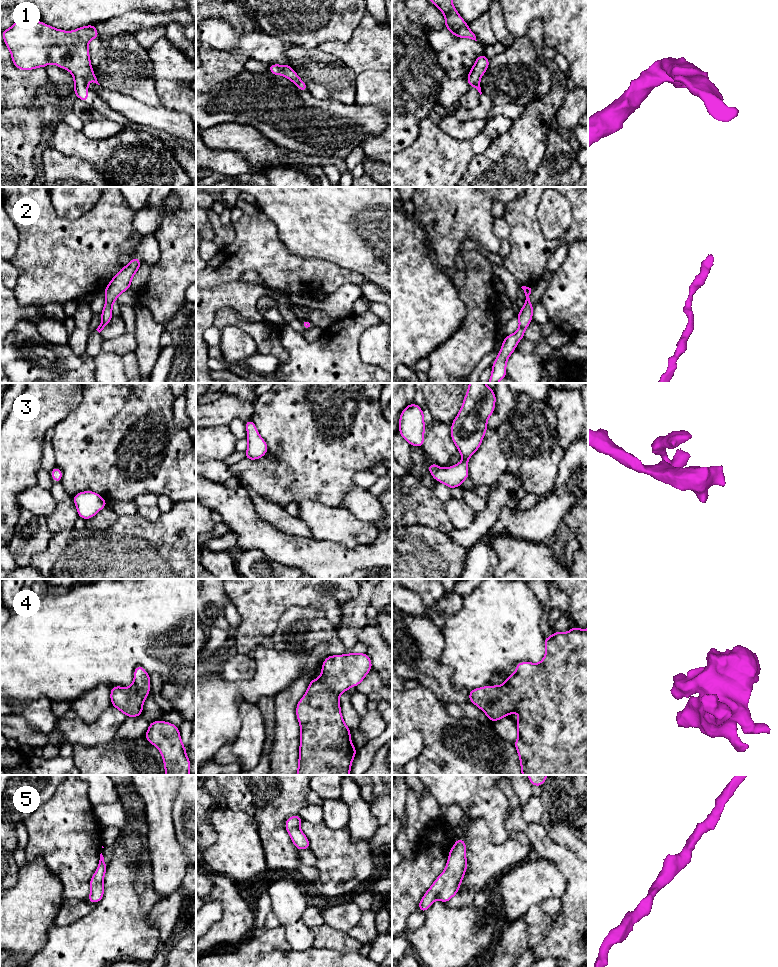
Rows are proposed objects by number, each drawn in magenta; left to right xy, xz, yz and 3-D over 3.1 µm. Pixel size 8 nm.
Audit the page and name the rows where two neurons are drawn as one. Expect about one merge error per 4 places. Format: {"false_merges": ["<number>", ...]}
{"false_merges": []}

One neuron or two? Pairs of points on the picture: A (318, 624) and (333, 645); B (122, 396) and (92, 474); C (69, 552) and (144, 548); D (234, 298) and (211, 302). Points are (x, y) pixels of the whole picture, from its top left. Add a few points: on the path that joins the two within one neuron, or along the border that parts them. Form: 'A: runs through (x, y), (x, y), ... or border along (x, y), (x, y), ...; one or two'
A: runs through (323, 629), (332, 640); one
B: runs through (122, 415), (122, 434), (101, 455); one
C: runs through (88, 552), (125, 552); one
D: runs through (228, 298), (217, 298); one

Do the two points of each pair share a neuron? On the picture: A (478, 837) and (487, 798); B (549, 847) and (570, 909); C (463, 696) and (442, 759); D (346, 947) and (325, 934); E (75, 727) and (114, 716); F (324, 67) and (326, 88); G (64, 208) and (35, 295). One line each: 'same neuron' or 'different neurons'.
A: different neurons
B: same neuron
C: different neurons
D: same neuron
E: same neuron
F: same neuron
G: different neurons

